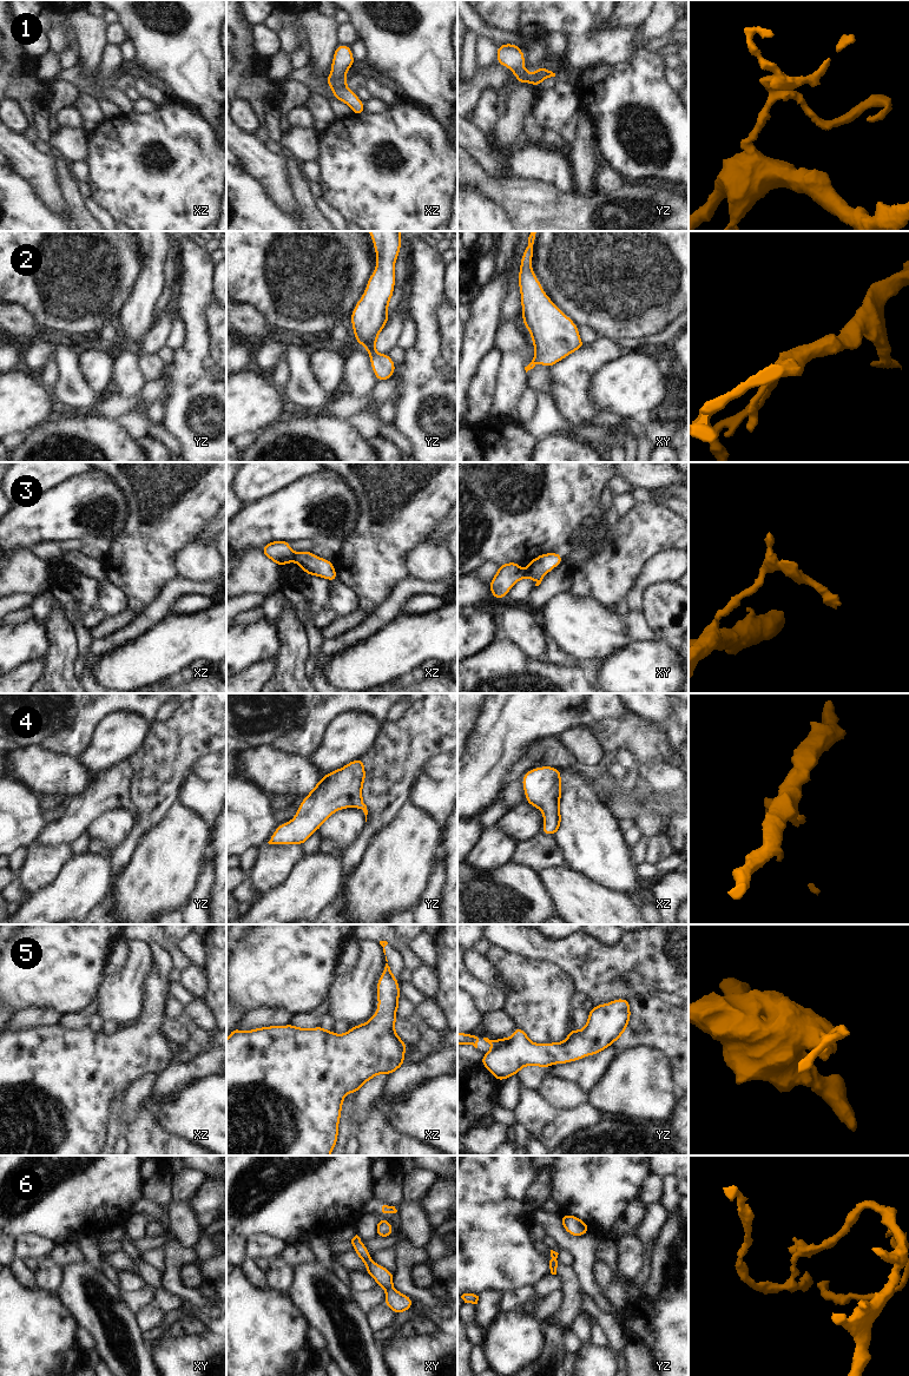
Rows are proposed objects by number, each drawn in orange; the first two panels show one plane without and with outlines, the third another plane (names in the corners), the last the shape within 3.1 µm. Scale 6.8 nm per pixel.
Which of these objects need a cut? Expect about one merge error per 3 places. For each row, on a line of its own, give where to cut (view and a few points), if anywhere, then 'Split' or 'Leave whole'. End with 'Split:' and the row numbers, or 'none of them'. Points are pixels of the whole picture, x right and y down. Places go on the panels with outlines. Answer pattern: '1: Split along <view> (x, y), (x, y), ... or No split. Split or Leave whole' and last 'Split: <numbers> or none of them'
1: No split. Leave whole
2: No split. Leave whole
3: Split along xz (292, 553), (294, 560). Split
4: No split. Leave whole
5: Split along yz (512, 1039), (507, 1044), (496, 1047). Split
6: No split. Leave whole
Split: 3, 5

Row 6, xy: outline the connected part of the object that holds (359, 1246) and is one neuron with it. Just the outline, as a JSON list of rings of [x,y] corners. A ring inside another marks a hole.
[[[357,1235],[351,1239],[351,1244],[354,1246],[354,1252],[358,1255],[361,1260],[367,1266],[365,1273],[371,1276],[377,1285],[386,1290],[384,1304],[397,1315],[411,1309],[413,1299],[393,1288],[394,1273],[387,1270],[384,1266],[376,1264],[370,1258],[370,1252],[367,1250]]]

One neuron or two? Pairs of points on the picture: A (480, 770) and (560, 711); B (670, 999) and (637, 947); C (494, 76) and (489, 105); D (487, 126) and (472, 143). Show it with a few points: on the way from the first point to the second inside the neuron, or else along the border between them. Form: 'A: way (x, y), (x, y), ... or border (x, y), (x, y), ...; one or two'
A: way (500, 750), (540, 711); one
B: border (651, 992), (673, 992), (676, 994); two
C: border (501, 97), (495, 92), (488, 92), (472, 111); two
D: border (472, 122), (494, 147); two

